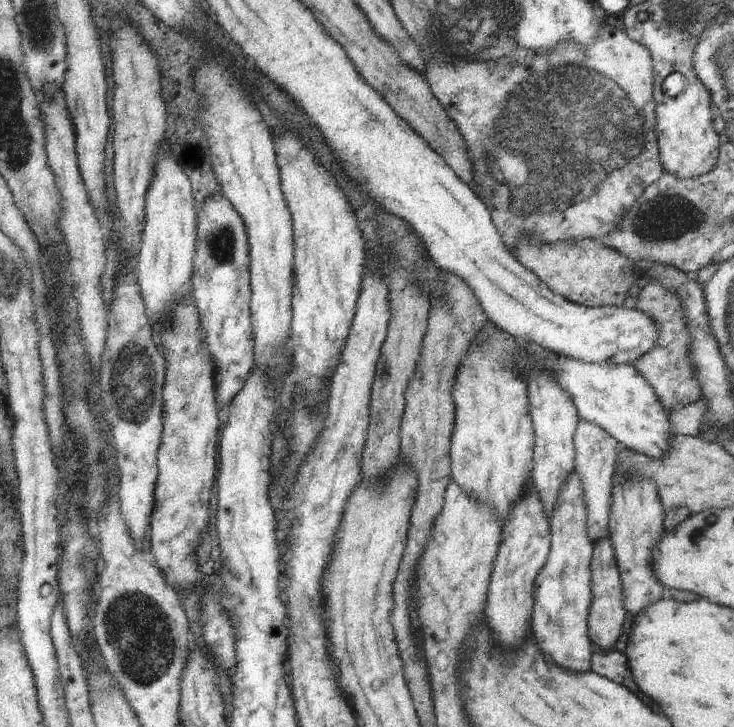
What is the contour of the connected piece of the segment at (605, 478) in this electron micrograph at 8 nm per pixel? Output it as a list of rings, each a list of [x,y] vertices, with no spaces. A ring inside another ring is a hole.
[[[579,420],[577,430],[573,434],[573,444],[575,444],[575,476],[581,482],[581,494],[583,494],[583,504],[585,504],[585,528],[587,528],[587,536],[589,540],[595,544],[599,542],[599,538],[607,538],[609,536],[609,510],[611,510],[611,500],[613,500],[613,476],[615,476],[615,456],[617,450],[621,450],[623,446],[619,446],[619,442],[615,442],[615,438],[611,438],[605,430],[597,428],[595,424],[589,424],[585,420]]]

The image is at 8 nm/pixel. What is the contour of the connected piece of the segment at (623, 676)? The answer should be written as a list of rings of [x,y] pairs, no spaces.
[[[613,650],[607,652],[607,654],[593,654],[593,658],[591,658],[591,672],[595,672],[595,674],[599,674],[603,678],[609,678],[609,680],[629,688],[645,704],[653,706],[653,700],[639,688],[639,684],[635,684],[635,678],[633,678],[633,672],[629,668],[629,662],[627,662],[625,654],[613,652]]]

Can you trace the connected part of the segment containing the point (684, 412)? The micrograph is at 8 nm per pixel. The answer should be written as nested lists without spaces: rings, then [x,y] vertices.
[[[697,400],[687,404],[675,412],[669,412],[667,426],[671,436],[691,436],[697,438],[701,434],[701,418],[707,414],[705,400]]]

